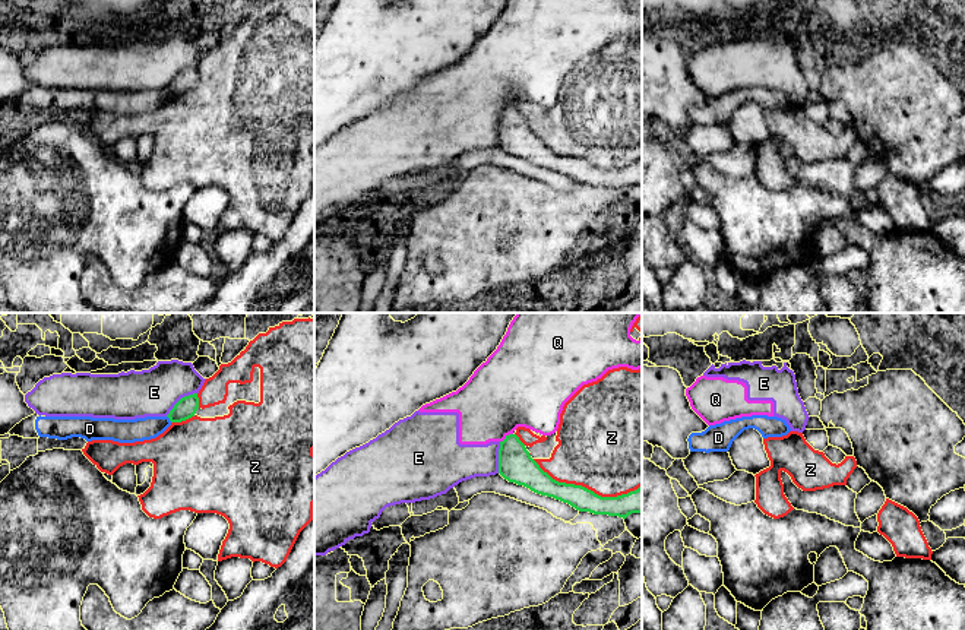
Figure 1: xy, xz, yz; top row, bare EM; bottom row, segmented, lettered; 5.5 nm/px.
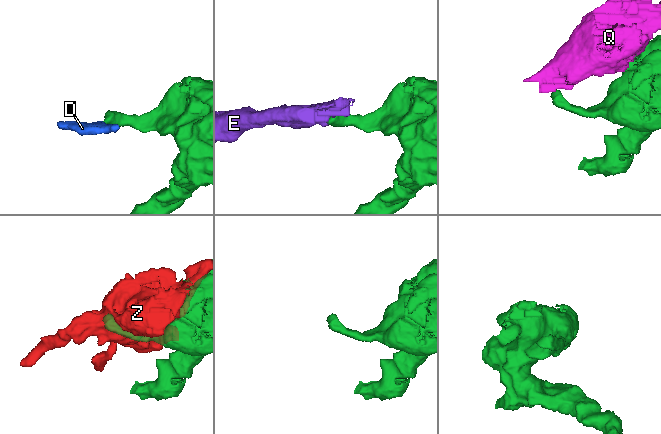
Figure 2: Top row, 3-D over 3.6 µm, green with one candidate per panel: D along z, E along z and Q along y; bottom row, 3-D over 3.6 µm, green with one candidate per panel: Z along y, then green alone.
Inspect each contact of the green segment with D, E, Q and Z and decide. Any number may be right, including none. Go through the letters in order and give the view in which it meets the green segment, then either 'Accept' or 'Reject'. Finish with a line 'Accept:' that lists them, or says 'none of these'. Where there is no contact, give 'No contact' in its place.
D: Touches green in xy. Reject
E: Touches green in xy. Reject
Q: Touches green in xz. Reject
Z: Touches green in xz. Reject
Accept: none of these

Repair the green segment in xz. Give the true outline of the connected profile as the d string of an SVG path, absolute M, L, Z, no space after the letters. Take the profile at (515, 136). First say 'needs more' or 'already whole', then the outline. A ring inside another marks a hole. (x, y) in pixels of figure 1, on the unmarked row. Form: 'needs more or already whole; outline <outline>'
already whole; outline M516 107L500 114L499 146L509 155L567 175L579 184L623 191L642 186L642 159L617 170L601 170L582 158L559 155L540 140Z

